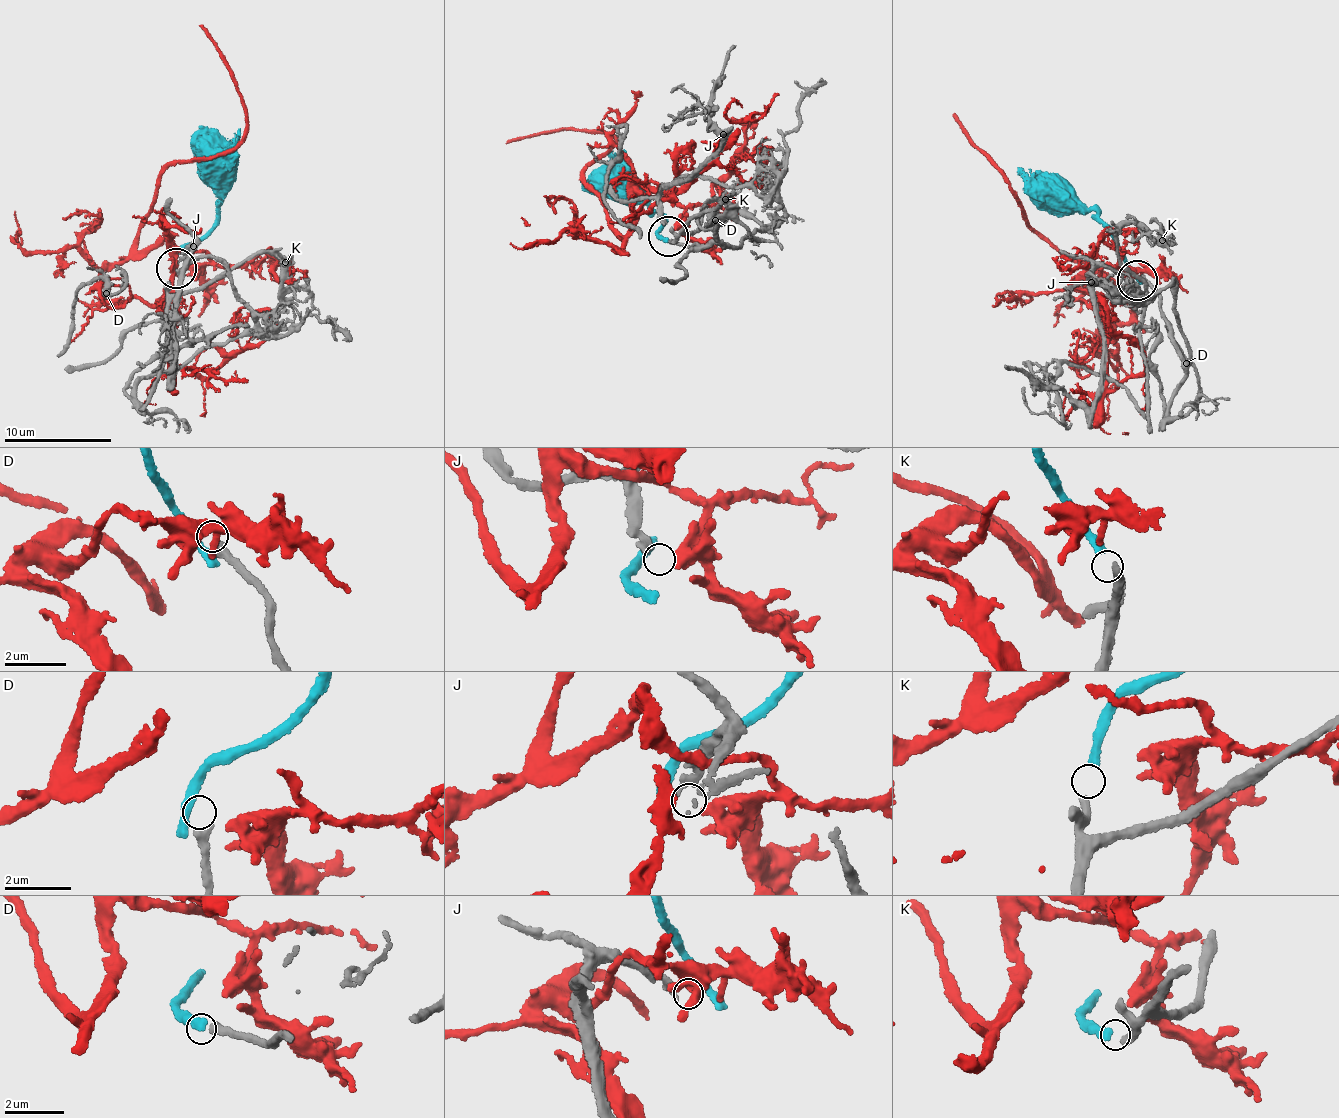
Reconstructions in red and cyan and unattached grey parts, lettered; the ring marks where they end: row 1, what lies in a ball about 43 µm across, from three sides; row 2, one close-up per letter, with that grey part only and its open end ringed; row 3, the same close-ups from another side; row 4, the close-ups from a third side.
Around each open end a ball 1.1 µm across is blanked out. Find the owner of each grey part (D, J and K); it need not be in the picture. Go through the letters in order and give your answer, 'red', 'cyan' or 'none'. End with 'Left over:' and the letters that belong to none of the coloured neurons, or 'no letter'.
D: none
J: none
K: cyan
Left over: D, J

